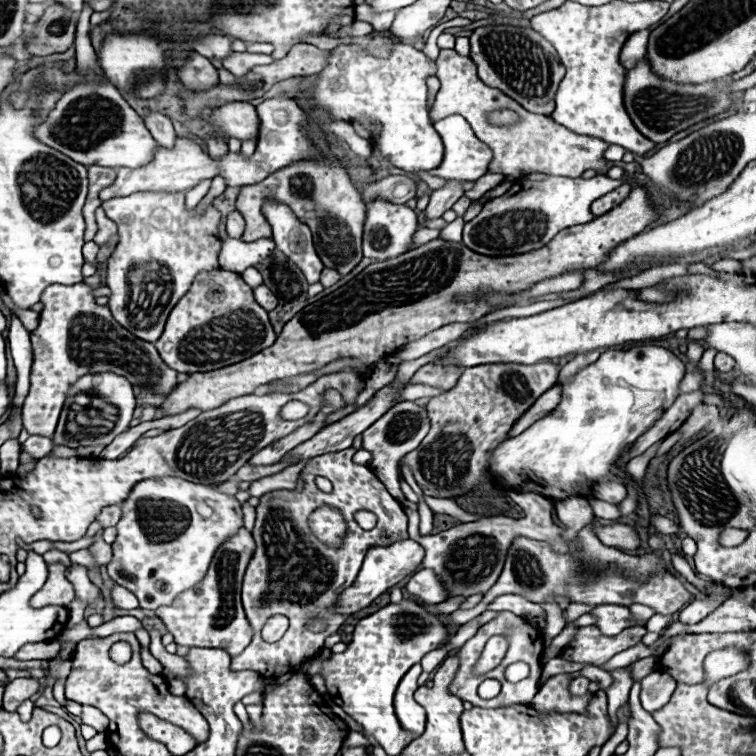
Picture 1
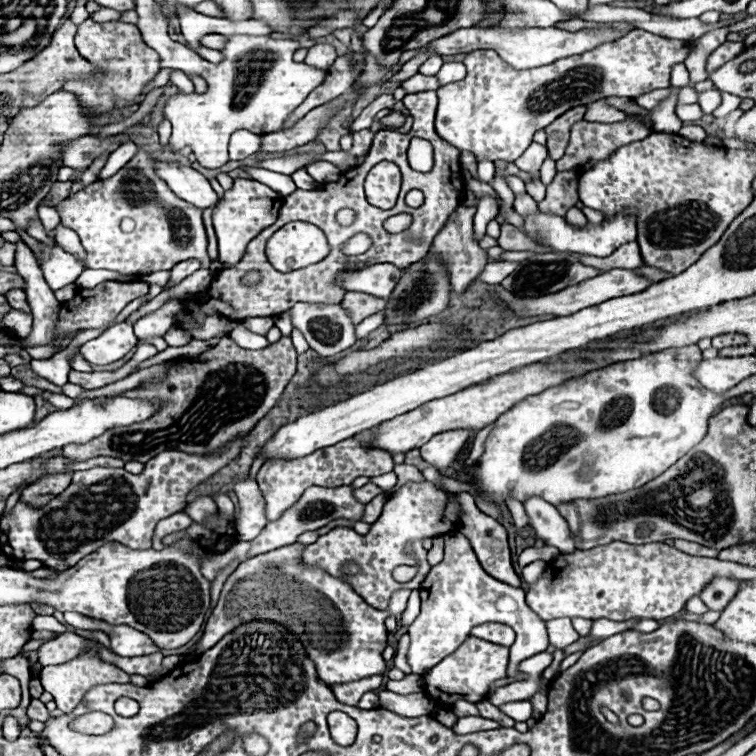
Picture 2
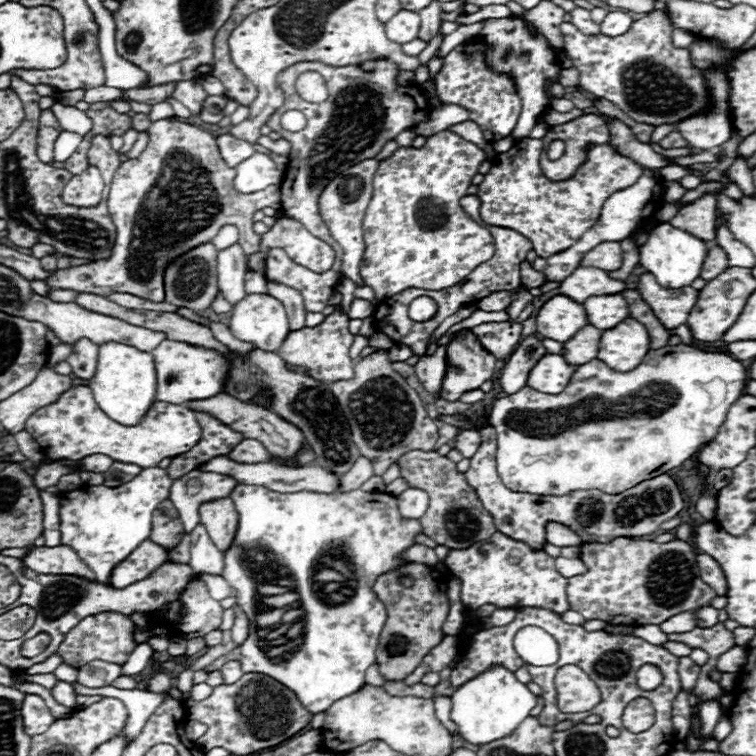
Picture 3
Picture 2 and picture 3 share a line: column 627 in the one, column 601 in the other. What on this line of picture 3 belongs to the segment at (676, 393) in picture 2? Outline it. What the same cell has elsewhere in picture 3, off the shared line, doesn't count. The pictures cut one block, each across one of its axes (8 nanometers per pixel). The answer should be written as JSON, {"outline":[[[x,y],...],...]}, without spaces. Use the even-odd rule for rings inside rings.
{"outline":[[[684,344],[666,346],[666,348],[660,348],[658,352],[650,350],[644,356],[642,364],[638,368],[634,368],[634,372],[614,372],[612,368],[606,368],[606,364],[602,364],[602,360],[594,358],[576,368],[576,372],[572,374],[572,378],[562,394],[554,394],[554,396],[542,394],[542,392],[534,392],[532,388],[526,386],[520,392],[516,392],[514,396],[506,396],[506,398],[500,398],[494,402],[488,422],[496,428],[496,434],[498,434],[498,452],[496,452],[498,476],[506,488],[510,488],[514,492],[528,492],[528,494],[538,494],[538,496],[564,496],[574,490],[592,490],[592,488],[602,490],[606,494],[624,492],[644,480],[650,480],[652,472],[656,472],[660,466],[668,464],[670,460],[680,460],[680,462],[690,460],[694,454],[698,454],[704,448],[704,444],[714,440],[714,436],[718,434],[718,428],[726,420],[730,406],[744,394],[746,382],[748,382],[746,368],[738,360],[734,360],[722,352],[704,352],[694,346],[684,346]]]}

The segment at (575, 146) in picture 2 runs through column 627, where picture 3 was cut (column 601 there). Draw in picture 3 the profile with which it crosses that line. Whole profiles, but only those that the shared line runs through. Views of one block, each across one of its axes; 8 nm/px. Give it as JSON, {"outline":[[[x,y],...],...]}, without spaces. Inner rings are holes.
{"outline":[[[584,114],[572,122],[548,128],[546,136],[542,138],[544,150],[540,156],[540,168],[546,178],[550,180],[566,180],[570,178],[584,162],[586,162],[586,148],[590,144],[606,144],[610,138],[606,122],[596,114]],[[552,140],[562,140],[566,150],[562,158],[548,160],[546,150]]]}

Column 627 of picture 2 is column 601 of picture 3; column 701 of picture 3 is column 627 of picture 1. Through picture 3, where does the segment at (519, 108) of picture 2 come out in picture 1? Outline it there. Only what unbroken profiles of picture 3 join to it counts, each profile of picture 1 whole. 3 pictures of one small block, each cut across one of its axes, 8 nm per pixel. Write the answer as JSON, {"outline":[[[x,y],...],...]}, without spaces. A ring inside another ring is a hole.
{"outline":[[[642,58],[632,70],[626,70],[624,80],[624,106],[634,122],[634,126],[654,142],[666,142],[674,134],[722,114],[734,106],[732,94],[718,88],[718,80],[702,84],[678,84],[664,80],[652,72],[648,58]]]}

